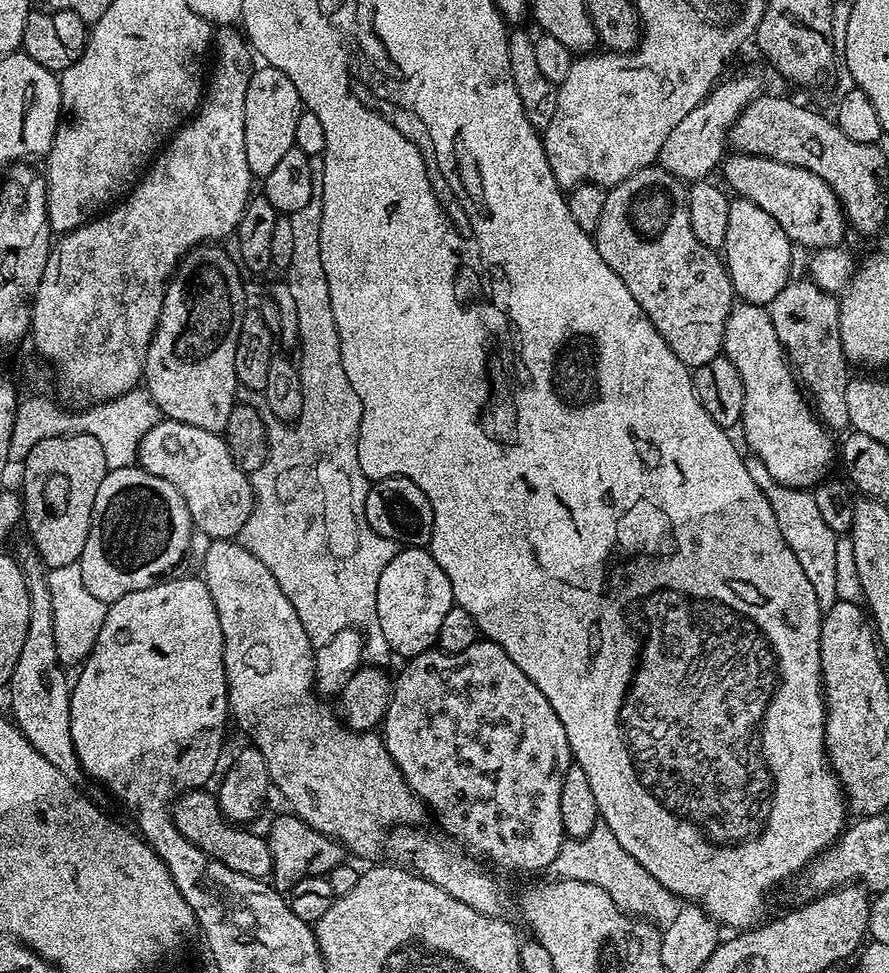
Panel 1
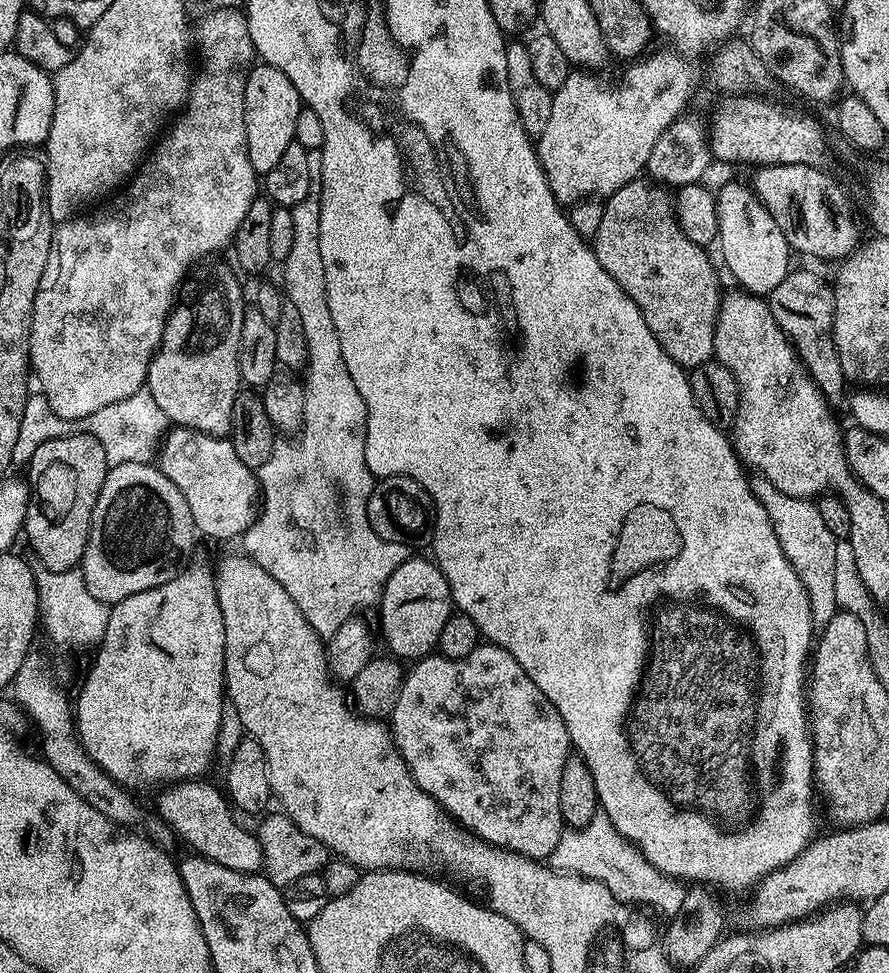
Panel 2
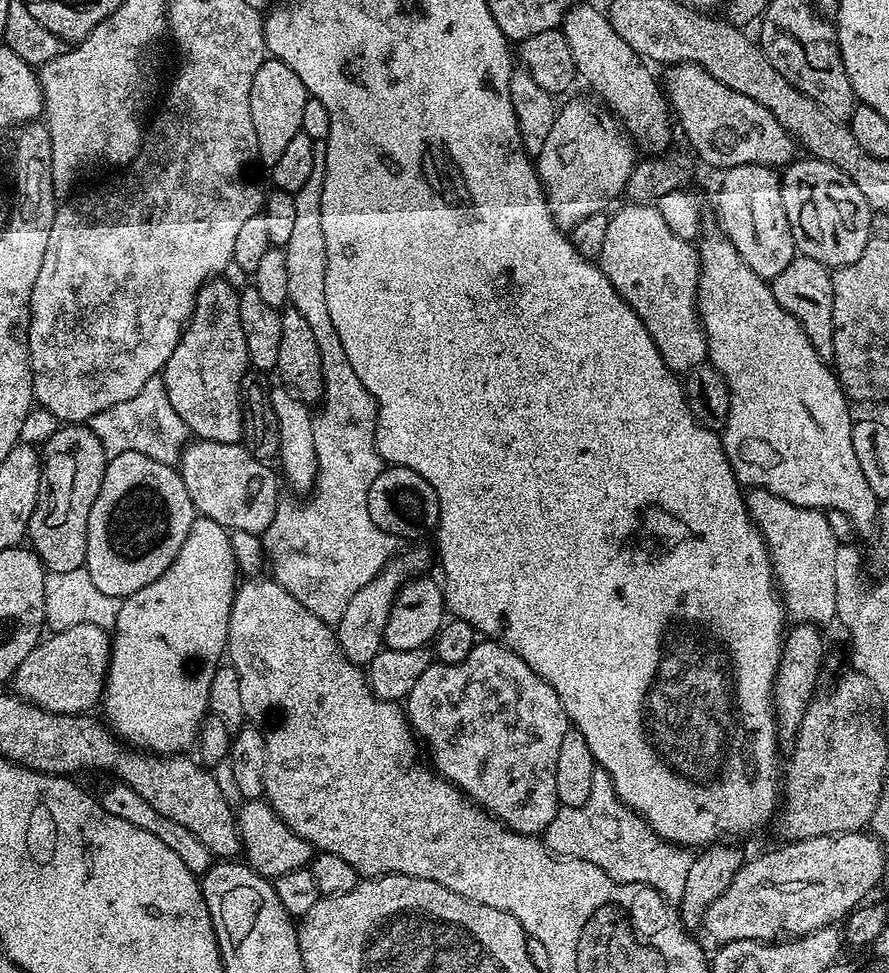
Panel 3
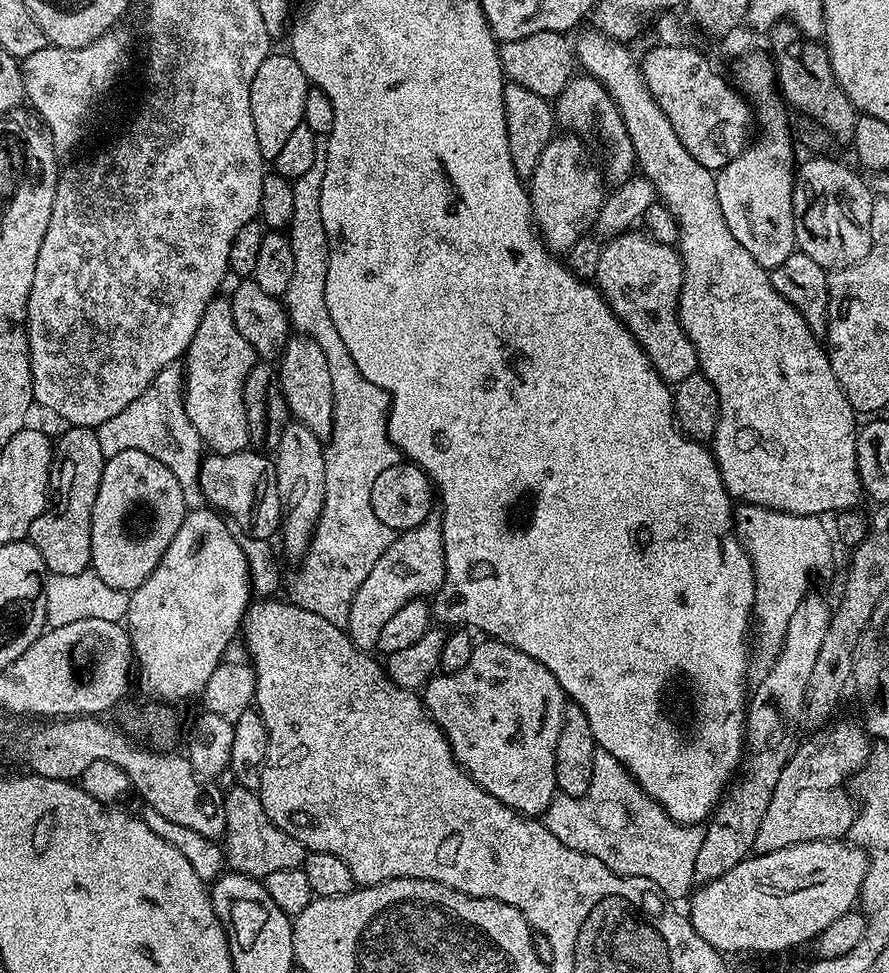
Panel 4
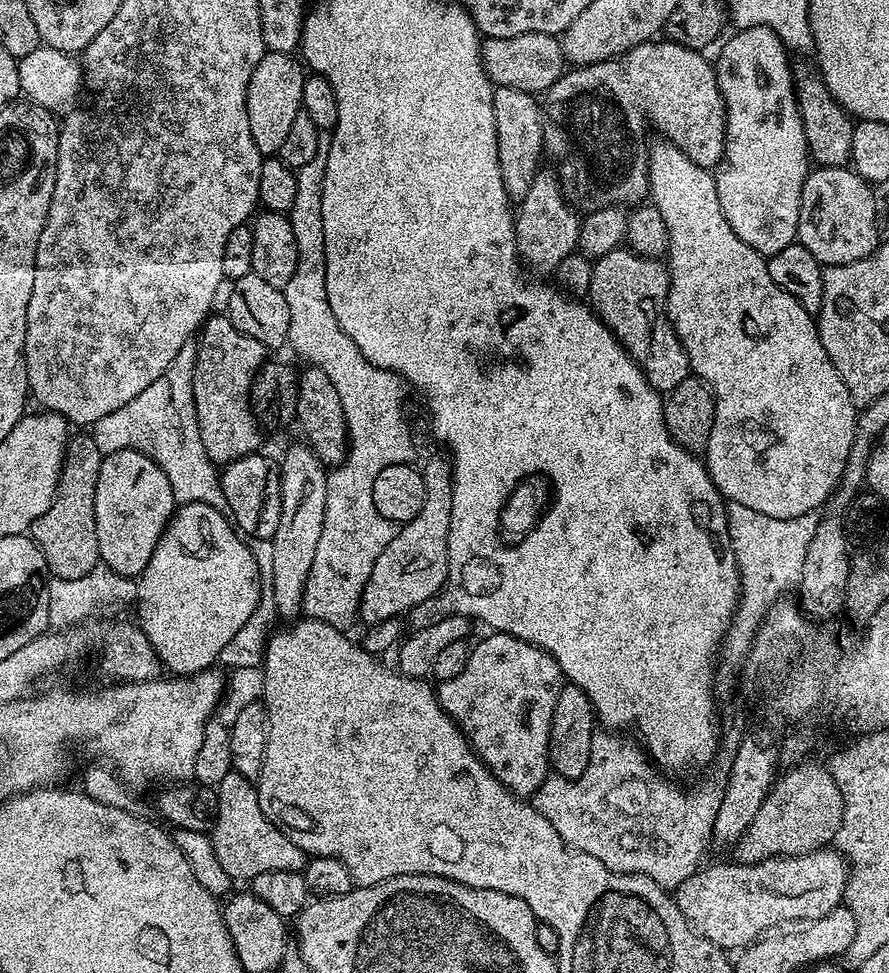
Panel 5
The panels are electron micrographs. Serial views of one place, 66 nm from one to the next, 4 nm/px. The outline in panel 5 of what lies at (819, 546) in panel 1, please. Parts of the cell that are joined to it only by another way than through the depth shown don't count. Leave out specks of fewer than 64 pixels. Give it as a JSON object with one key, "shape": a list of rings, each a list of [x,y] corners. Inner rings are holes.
{"shape":[[[728,504],[725,507],[730,546],[740,571],[740,595],[730,625],[737,634],[752,634],[764,621],[768,609],[800,583],[802,562],[810,550],[810,538],[816,533],[817,517],[809,514],[798,518],[770,518],[747,506]]]}

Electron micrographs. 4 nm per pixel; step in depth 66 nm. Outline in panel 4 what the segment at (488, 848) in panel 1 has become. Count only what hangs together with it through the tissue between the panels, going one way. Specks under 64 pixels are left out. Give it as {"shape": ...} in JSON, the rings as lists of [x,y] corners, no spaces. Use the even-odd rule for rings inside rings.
{"shape":[[[488,638],[483,642],[477,643],[474,654],[470,654],[470,662],[466,662],[466,666],[462,666],[462,670],[437,674],[424,685],[422,689],[424,709],[427,710],[434,723],[443,730],[448,745],[452,748],[453,758],[479,788],[486,790],[486,794],[494,794],[494,798],[498,798],[498,802],[502,802],[507,808],[513,808],[515,812],[522,816],[540,818],[543,817],[544,811],[550,806],[552,799],[558,795],[556,747],[558,746],[558,734],[562,734],[566,697],[562,686],[558,686],[558,678],[554,678],[554,674],[550,674],[550,670],[546,670],[546,666],[542,666],[542,662],[530,658],[530,654],[522,654],[522,650],[514,650],[514,646],[504,644],[501,640],[495,638]]]}

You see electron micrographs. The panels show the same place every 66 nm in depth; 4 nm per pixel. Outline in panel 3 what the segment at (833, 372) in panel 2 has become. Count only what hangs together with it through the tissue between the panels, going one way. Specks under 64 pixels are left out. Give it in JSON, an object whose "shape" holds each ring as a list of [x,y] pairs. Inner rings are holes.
{"shape":[[[796,255],[778,274],[771,280],[772,293],[778,298],[778,306],[786,310],[802,326],[806,338],[810,338],[810,346],[818,352],[825,362],[831,361],[834,350],[834,286],[832,285],[832,272],[824,267],[822,262],[814,262],[809,256]]]}

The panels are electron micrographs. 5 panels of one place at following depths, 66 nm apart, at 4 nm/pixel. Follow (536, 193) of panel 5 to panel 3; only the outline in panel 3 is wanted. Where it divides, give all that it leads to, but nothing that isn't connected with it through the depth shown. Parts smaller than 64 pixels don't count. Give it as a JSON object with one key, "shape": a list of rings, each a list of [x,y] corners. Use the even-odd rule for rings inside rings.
{"shape":[[[568,100],[565,104],[561,103],[554,118],[554,126],[550,126],[546,146],[542,146],[542,150],[534,157],[536,177],[540,180],[544,197],[548,199],[548,209],[552,211],[556,225],[562,229],[571,230],[584,218],[590,218],[590,214],[605,211],[609,207],[607,204],[619,192],[621,195],[627,189],[630,174],[638,162],[638,152],[632,137],[624,131],[615,116],[603,115],[599,116],[588,100]]]}

